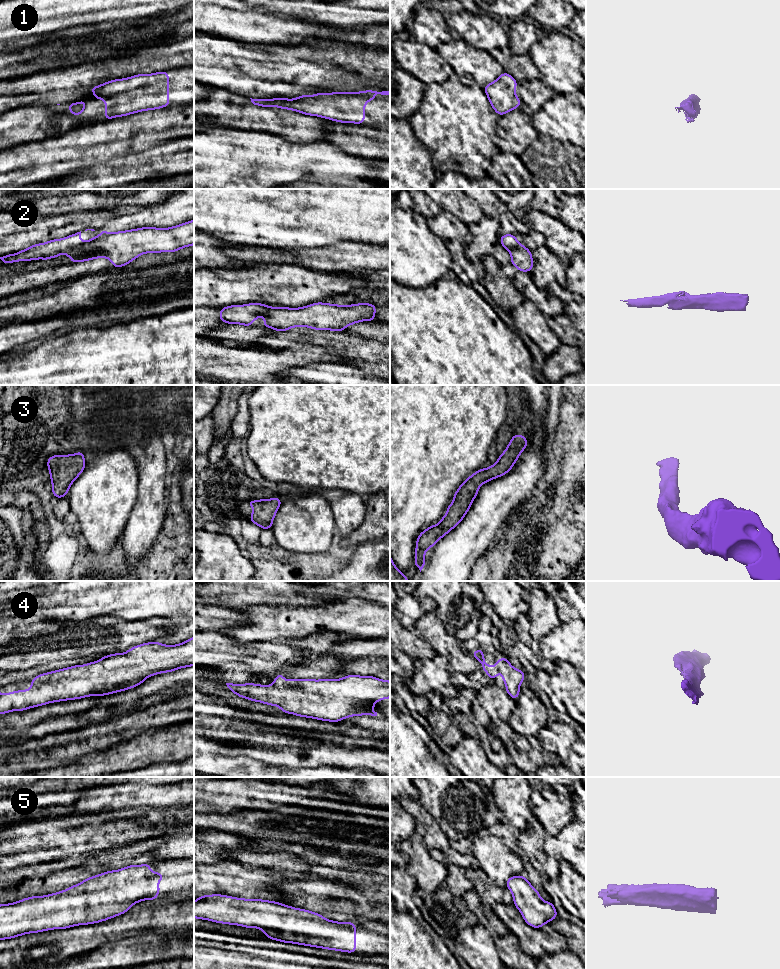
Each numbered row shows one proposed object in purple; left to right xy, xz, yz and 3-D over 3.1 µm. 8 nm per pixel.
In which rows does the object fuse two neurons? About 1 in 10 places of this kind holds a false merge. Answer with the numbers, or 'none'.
none

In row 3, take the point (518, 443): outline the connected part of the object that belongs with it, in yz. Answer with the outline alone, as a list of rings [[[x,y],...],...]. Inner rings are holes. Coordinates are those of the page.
[[[514,434],[507,448],[499,455],[498,460],[492,466],[481,468],[468,477],[457,489],[453,496],[453,502],[447,507],[446,515],[442,517],[437,525],[431,525],[421,532],[416,541],[415,560],[420,572],[425,568],[425,552],[435,546],[435,544],[453,528],[457,527],[469,511],[475,497],[479,492],[479,486],[490,480],[507,474],[521,452],[527,448],[527,439],[521,434]]]

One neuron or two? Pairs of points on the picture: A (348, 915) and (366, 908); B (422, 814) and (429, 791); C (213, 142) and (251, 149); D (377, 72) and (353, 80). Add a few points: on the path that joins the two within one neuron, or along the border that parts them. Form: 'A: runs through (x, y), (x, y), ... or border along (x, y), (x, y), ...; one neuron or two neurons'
A: runs through (352, 911), (362, 910); one neuron
B: border along (418, 799), (424, 809), (436, 821); two neurons
C: runs through (222, 149), (242, 149); one neuron
D: border along (342, 67), (359, 73), (372, 84), (379, 85); two neurons

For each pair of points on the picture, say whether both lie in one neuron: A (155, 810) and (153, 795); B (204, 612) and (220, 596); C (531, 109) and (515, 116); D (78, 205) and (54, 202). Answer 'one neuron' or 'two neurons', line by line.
A: two neurons
B: two neurons
C: two neurons
D: one neuron

